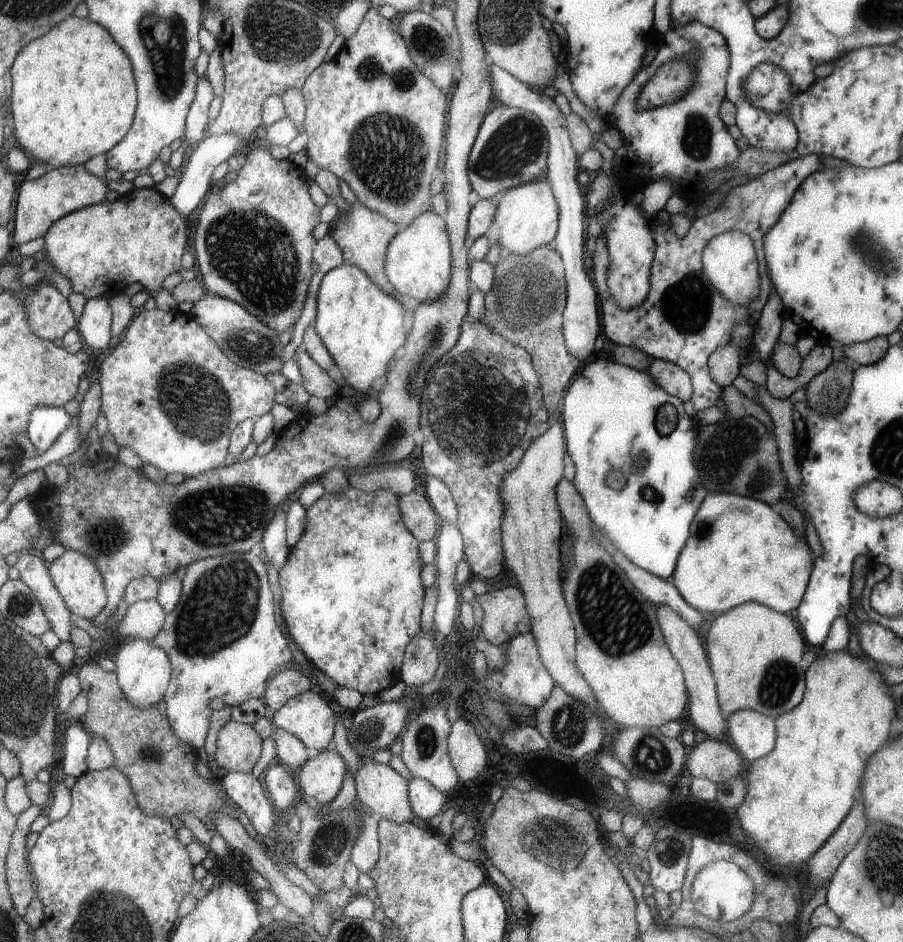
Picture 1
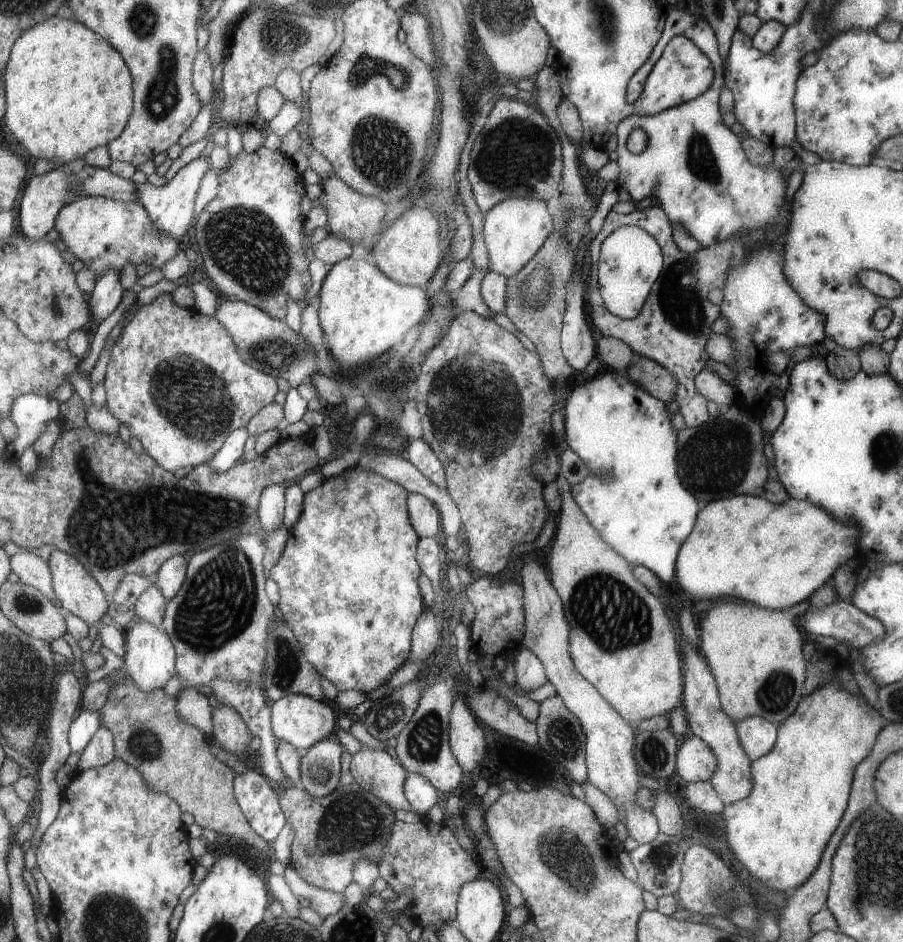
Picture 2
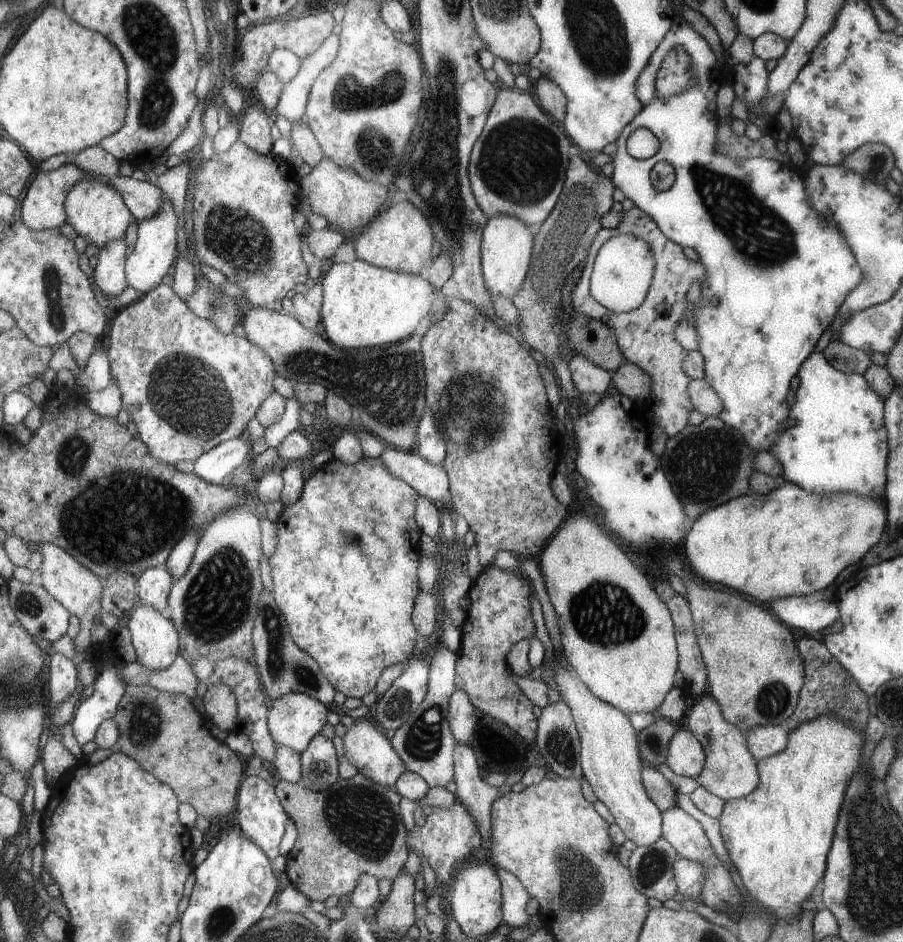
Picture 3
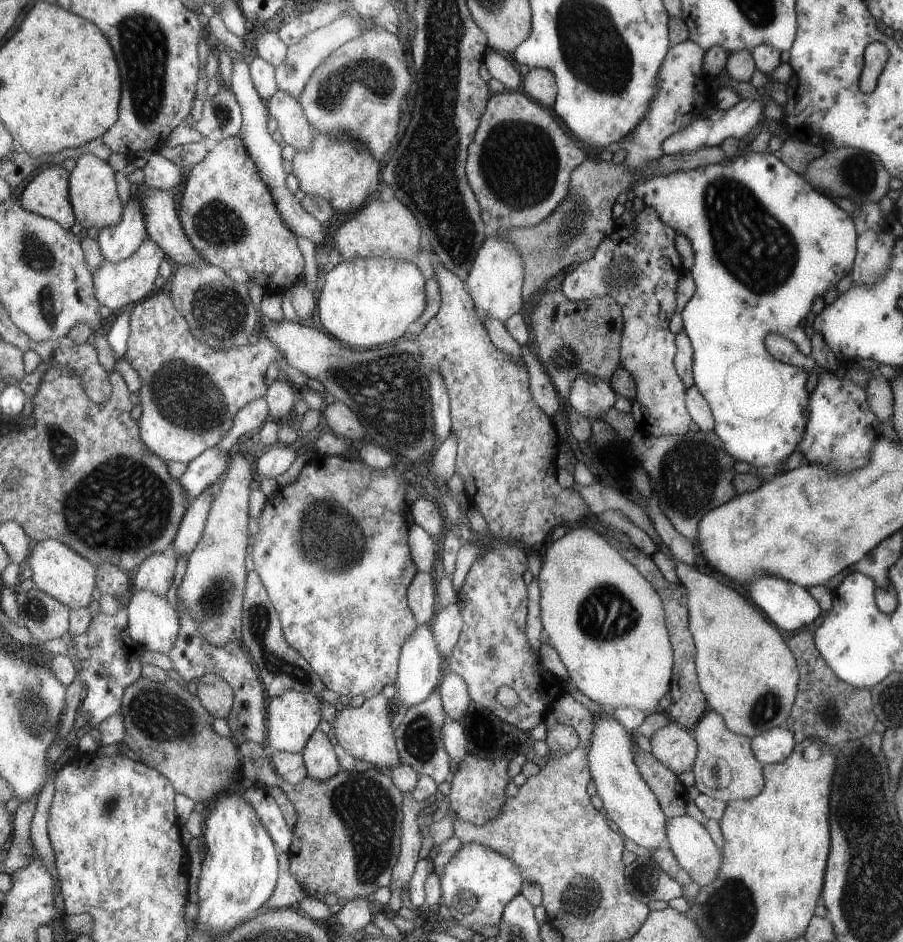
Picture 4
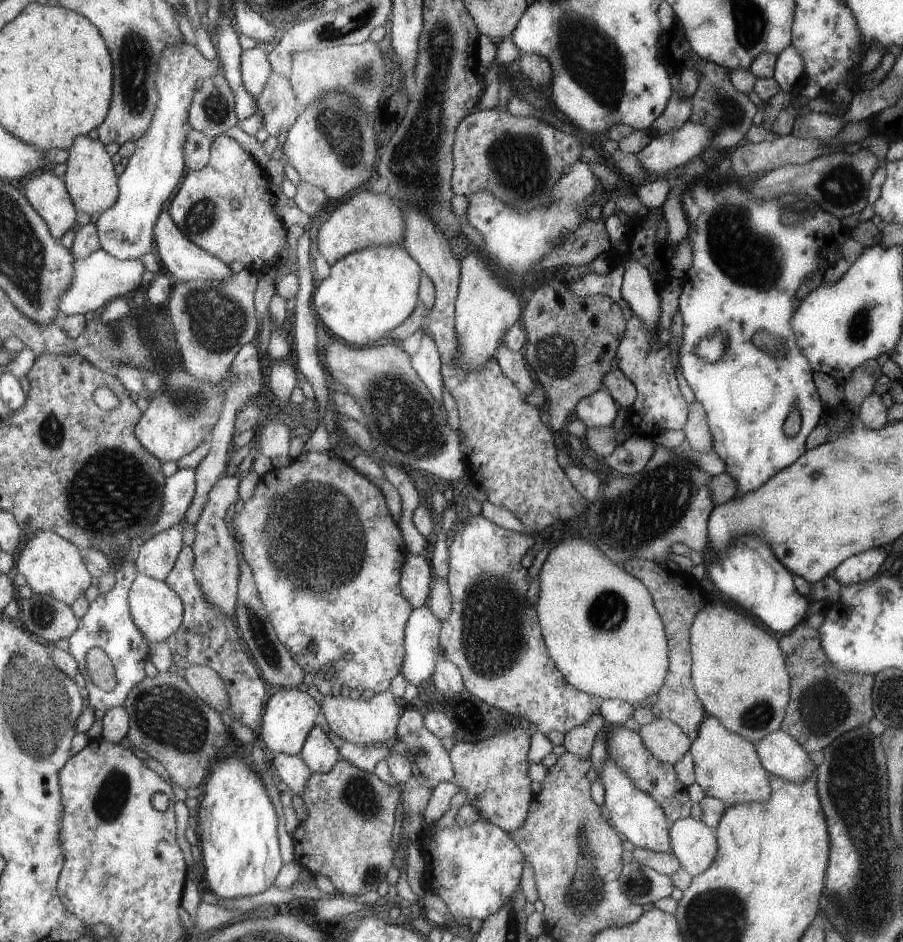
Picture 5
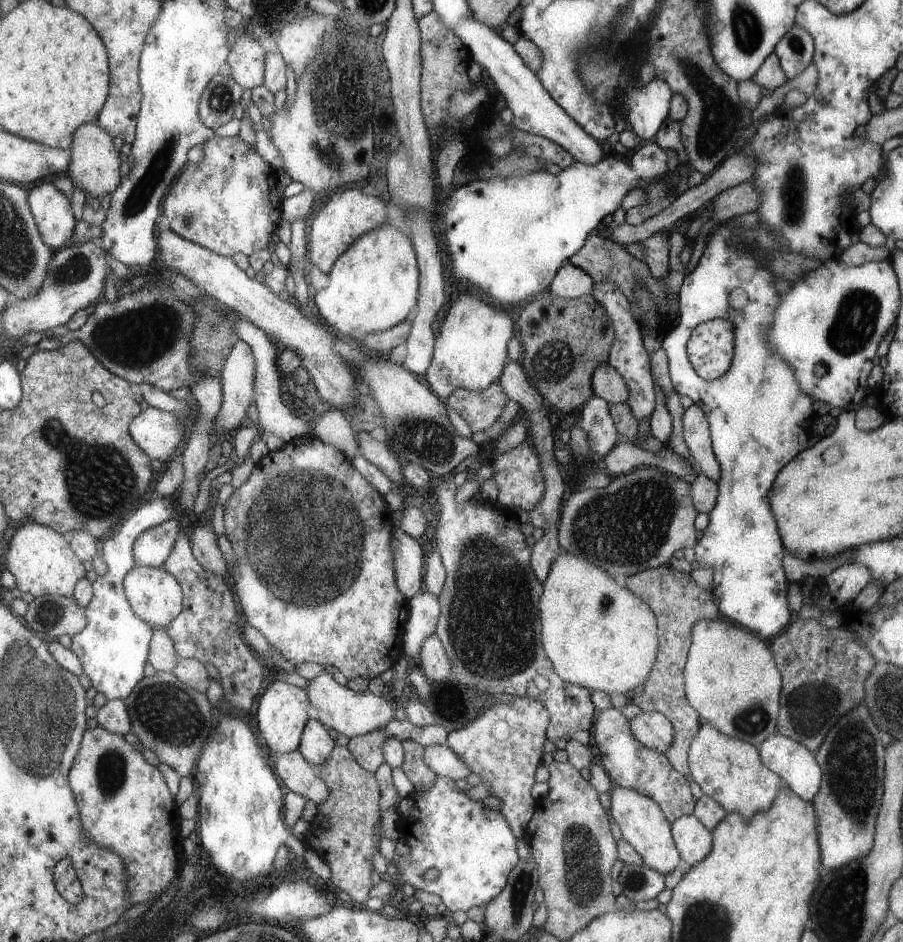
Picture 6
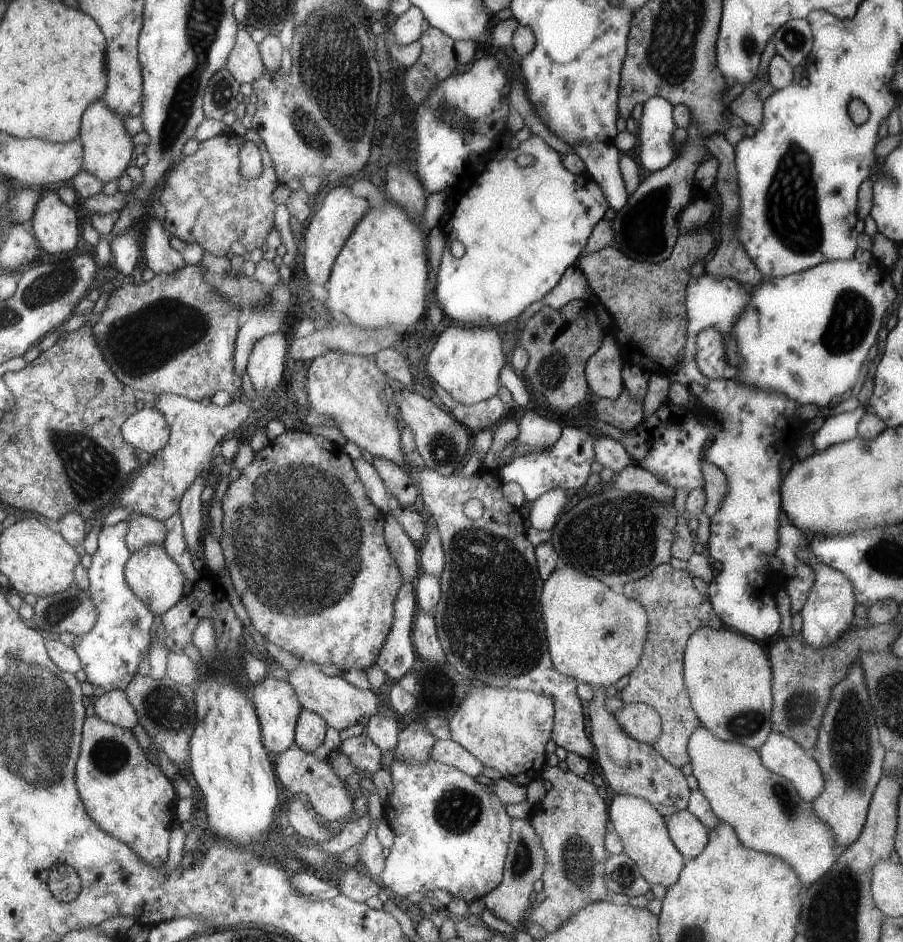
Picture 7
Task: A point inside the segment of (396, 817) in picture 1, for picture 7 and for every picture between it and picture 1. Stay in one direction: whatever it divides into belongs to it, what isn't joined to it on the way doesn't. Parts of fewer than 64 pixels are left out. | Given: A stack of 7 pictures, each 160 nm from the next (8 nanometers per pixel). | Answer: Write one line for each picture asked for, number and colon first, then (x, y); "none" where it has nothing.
2: (374, 770)
3: (368, 751)
4: (364, 732)
5: (360, 722)
6: (351, 713)
7: (340, 704)

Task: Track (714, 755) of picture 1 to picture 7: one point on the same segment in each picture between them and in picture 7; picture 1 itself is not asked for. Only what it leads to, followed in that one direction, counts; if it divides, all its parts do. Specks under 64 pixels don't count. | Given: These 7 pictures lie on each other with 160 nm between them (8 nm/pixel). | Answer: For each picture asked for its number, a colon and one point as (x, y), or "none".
2: (695, 761)
3: (685, 757)
4: (675, 748)
5: (667, 741)
6: (652, 729)
7: (641, 722)

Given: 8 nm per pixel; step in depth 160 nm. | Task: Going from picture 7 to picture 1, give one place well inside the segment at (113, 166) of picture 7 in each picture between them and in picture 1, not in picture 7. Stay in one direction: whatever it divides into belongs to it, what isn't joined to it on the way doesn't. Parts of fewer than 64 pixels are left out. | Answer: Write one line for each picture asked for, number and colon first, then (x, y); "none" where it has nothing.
1: (140, 237)
2: (103, 233)
3: (97, 211)
4: (94, 191)
5: (94, 185)
6: (95, 167)

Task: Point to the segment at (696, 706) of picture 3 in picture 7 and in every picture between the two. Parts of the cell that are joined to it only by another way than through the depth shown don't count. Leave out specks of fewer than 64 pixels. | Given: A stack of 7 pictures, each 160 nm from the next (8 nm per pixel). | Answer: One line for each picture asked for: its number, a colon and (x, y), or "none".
4: (725, 768)
5: (726, 766)
6: (730, 771)
7: (764, 808)

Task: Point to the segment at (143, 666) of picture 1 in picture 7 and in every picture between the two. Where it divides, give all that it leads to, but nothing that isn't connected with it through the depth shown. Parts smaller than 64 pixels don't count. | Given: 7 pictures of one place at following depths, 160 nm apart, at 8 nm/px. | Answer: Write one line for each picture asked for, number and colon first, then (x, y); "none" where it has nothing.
2: (151, 655)
3: (157, 640)
4: (154, 623)
5: (158, 610)
6: (157, 596)
7: (155, 577)

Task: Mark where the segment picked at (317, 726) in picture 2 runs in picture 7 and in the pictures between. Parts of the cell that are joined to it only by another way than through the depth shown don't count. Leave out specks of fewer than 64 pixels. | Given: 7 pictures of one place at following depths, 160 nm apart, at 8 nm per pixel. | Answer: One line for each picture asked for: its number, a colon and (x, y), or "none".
3: (295, 719)
4: (292, 717)
5: (290, 715)
6: (281, 717)
7: (277, 703)

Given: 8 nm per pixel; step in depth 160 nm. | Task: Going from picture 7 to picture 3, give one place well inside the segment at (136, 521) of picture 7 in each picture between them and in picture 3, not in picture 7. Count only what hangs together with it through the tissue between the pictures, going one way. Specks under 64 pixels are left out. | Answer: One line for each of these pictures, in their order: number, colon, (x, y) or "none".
3: (156, 583)
4: (157, 574)
5: (159, 554)
6: (152, 549)

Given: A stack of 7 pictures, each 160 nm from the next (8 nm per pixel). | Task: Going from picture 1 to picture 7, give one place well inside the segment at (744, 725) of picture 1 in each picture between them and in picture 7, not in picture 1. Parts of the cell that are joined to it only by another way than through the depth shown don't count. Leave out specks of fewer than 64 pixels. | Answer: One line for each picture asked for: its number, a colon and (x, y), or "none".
2: (757, 736)
3: (762, 741)
4: (775, 745)
5: (782, 756)
6: (799, 769)
7: (780, 754)

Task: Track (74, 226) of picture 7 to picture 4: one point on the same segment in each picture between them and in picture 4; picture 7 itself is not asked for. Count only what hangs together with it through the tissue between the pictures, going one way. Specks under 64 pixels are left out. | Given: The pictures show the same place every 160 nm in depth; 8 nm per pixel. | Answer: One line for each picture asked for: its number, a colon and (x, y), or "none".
4: (47, 194)
5: (48, 193)
6: (53, 209)

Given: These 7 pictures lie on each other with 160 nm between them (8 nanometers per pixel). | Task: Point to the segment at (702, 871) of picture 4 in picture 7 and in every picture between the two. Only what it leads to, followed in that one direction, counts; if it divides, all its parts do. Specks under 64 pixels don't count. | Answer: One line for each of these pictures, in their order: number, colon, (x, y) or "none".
5: (693, 843)
6: (693, 840)
7: (687, 833)

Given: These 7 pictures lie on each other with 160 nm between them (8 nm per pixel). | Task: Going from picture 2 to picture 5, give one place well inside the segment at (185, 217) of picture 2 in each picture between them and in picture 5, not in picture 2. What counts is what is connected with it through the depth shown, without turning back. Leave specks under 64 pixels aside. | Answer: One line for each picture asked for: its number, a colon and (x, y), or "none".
3: (156, 249)
4: (117, 285)
5: (99, 278)

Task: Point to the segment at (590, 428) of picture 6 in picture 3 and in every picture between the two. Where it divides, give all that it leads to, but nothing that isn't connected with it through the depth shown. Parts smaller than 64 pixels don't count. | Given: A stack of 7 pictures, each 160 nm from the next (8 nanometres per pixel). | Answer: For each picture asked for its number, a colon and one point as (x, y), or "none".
3: (587, 377)
4: (588, 396)
5: (598, 409)

